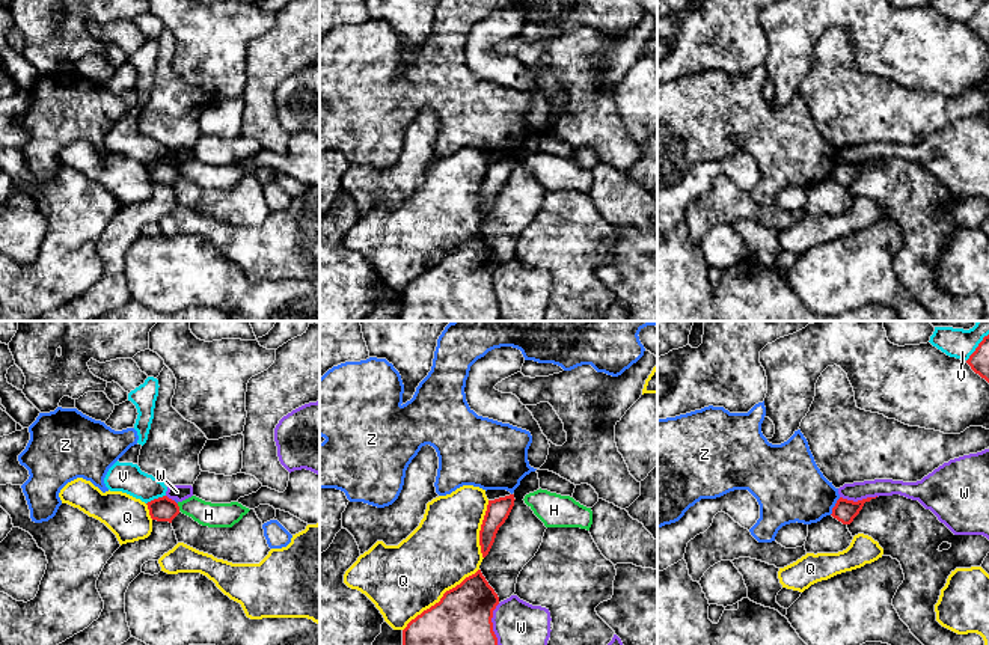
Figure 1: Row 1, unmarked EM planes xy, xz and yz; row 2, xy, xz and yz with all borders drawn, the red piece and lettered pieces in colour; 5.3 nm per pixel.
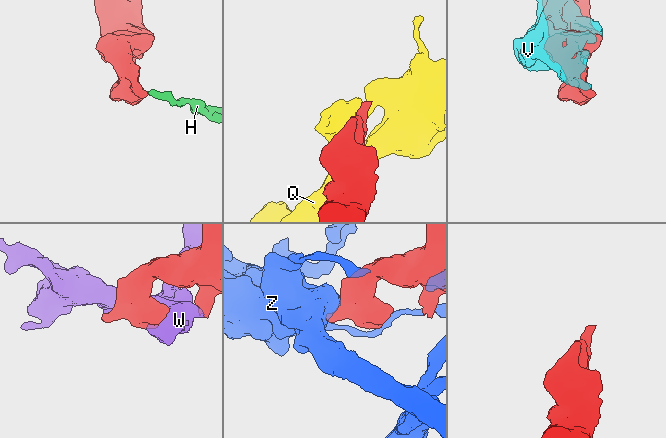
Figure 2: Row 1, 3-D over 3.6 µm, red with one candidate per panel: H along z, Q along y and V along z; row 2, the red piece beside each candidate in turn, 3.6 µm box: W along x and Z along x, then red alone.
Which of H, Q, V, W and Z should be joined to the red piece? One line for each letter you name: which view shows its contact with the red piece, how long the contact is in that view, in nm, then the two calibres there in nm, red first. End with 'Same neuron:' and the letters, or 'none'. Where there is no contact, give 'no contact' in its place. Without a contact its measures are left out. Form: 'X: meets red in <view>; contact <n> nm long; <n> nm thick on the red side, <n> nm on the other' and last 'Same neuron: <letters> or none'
Same neuron: none

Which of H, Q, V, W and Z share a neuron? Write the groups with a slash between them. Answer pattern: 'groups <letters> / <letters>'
groups H / Q / V / W / Z

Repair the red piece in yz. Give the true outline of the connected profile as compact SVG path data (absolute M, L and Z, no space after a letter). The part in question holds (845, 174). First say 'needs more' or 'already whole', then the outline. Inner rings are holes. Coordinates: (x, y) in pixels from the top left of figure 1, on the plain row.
already whole | M840 160L835 166L835 169L832 170L832 179L837 181L838 184L841 184L843 187L850 187L853 184L853 181L859 176L859 173L862 172L865 164L870 164L871 161L876 160L867 160L858 164L853 163L847 163Z

